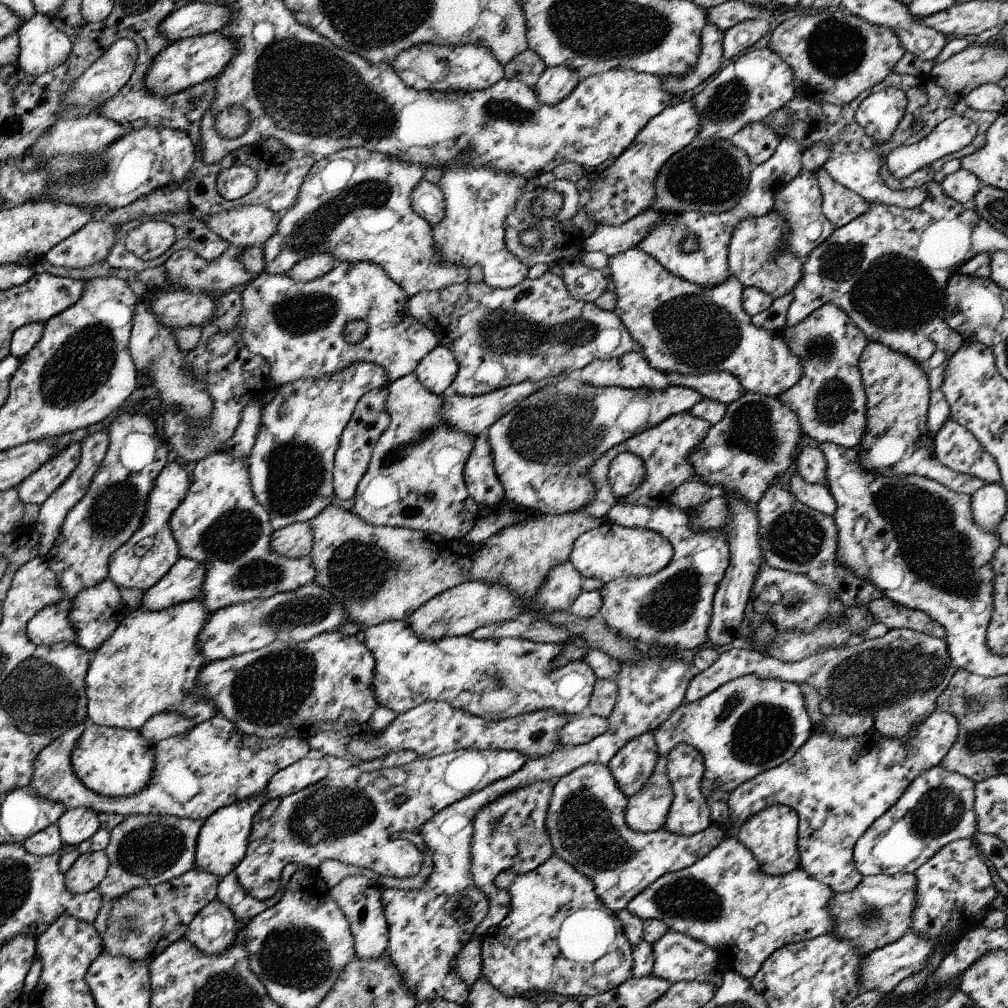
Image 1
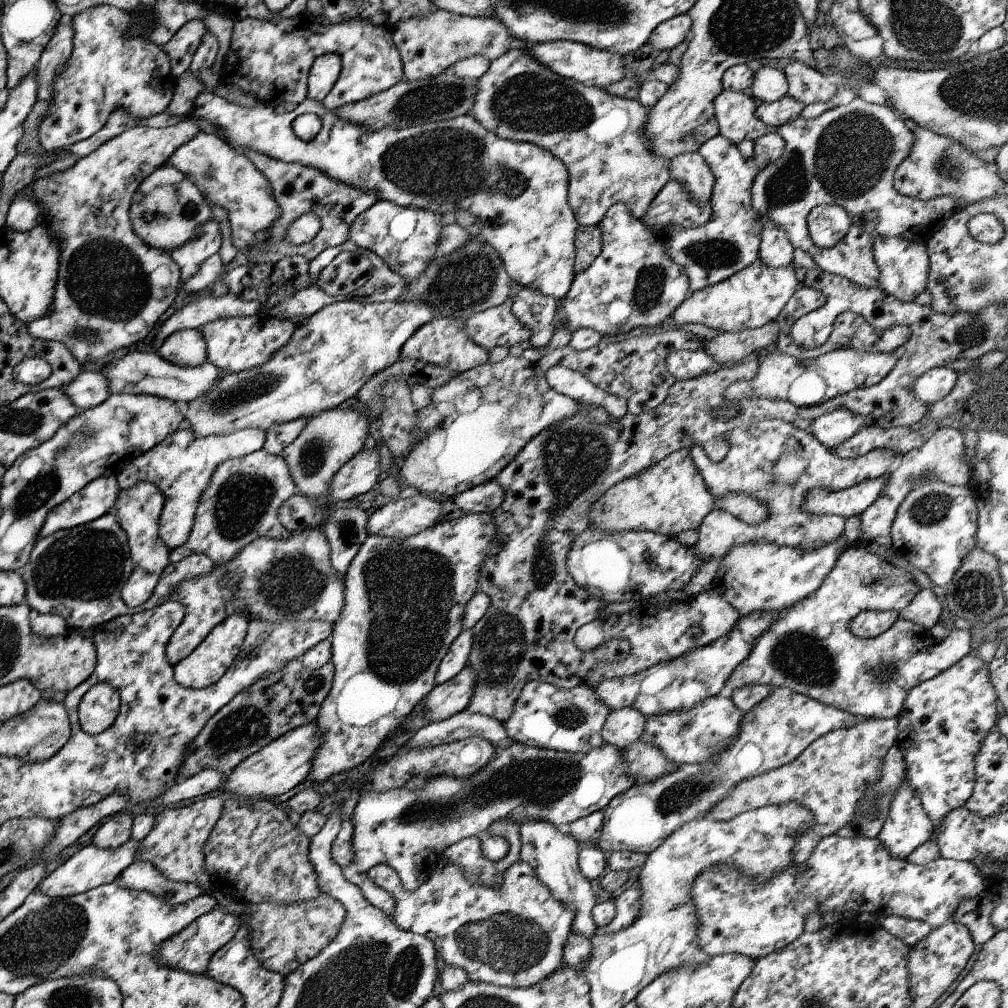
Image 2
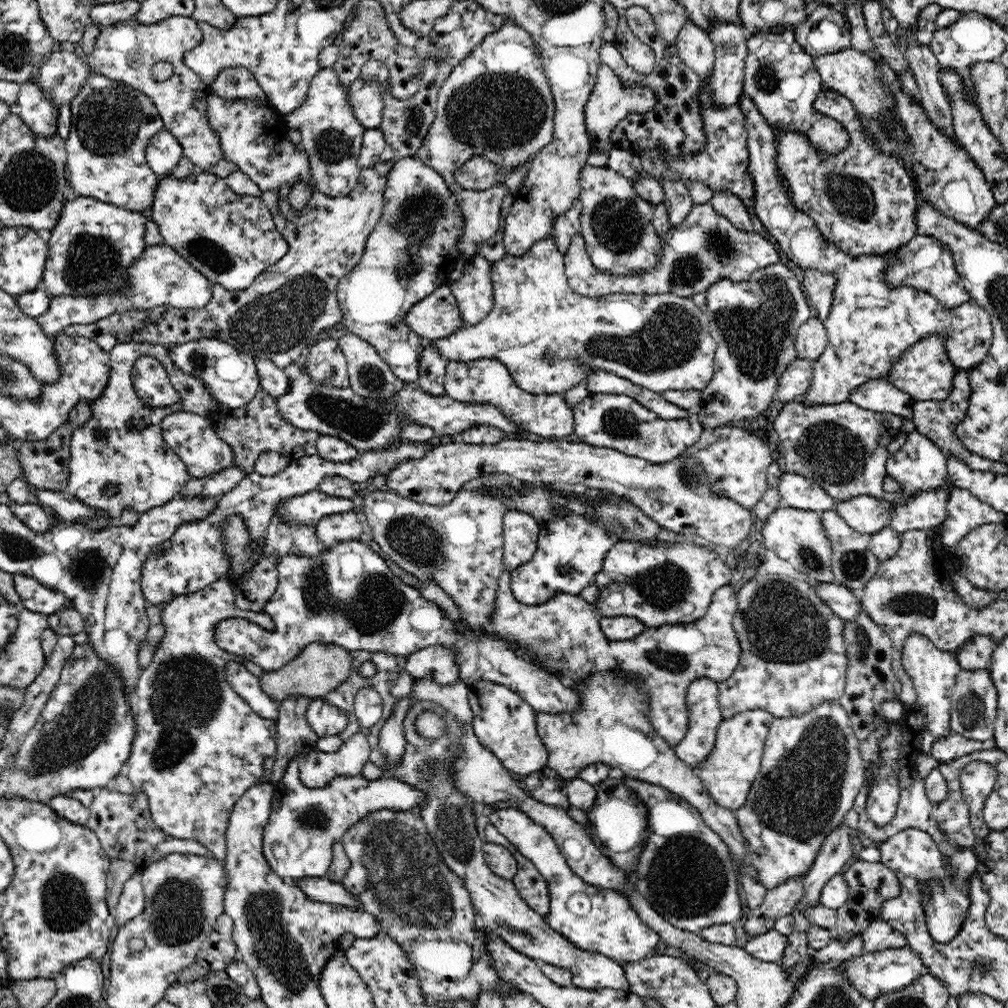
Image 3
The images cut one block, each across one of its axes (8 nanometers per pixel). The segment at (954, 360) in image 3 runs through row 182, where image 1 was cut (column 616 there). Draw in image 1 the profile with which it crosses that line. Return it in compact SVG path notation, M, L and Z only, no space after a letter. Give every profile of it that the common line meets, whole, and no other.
M647 732L625 744L607 765L618 788L630 798L644 788L657 760L654 733Z

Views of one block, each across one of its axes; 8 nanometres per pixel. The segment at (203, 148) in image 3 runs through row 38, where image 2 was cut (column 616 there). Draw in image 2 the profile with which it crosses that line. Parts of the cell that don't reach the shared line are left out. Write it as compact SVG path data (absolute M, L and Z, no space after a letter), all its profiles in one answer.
M517 45L513 46L508 52L505 52L500 58L493 60L488 67L488 70L474 80L477 87L474 102L468 115L472 115L484 128L493 132L501 139L508 139L509 141L527 142L535 144L548 152L551 152L556 158L560 159L568 169L568 204L574 211L574 216L580 226L596 226L600 220L604 218L606 211L617 202L623 202L629 208L631 215L634 218L641 219L647 211L650 203L656 198L656 195L664 188L664 185L670 180L670 163L671 159L655 158L649 142L641 134L645 130L645 124L648 118L650 108L646 108L638 99L627 99L614 94L610 94L604 87L587 87L584 84L567 79L557 75L553 70L543 67L536 61L528 52L527 49L518 48Z

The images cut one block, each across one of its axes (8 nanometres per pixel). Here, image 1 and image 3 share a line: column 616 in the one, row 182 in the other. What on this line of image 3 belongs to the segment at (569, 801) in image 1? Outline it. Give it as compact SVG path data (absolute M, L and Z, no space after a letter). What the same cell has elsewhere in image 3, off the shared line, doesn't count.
M824 88L814 100L813 109L826 118L830 117L842 124L849 134L850 142L842 152L827 156L816 150L807 136L791 130L775 129L774 140L778 151L776 165L782 181L788 185L788 195L792 204L810 216L818 225L823 237L846 255L857 256L857 258L858 255L888 256L890 251L896 252L906 246L914 236L918 236L918 227L914 220L918 196L906 168L898 158L884 153L874 145L874 141L864 133L864 127L860 123L861 117L852 101L839 92Z

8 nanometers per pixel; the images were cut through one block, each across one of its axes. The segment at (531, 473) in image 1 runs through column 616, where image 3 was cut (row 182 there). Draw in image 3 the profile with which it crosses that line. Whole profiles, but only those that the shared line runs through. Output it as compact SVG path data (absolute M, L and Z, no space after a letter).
M417 156L402 158L390 169L382 216L374 231L369 234L365 250L356 267L340 279L337 298L345 330L369 342L385 360L394 376L406 383L415 383L420 375L419 356L426 342L404 324L405 314L438 285L450 283L451 273L460 258L458 240L464 233L461 210L445 180L432 167L426 166Z

